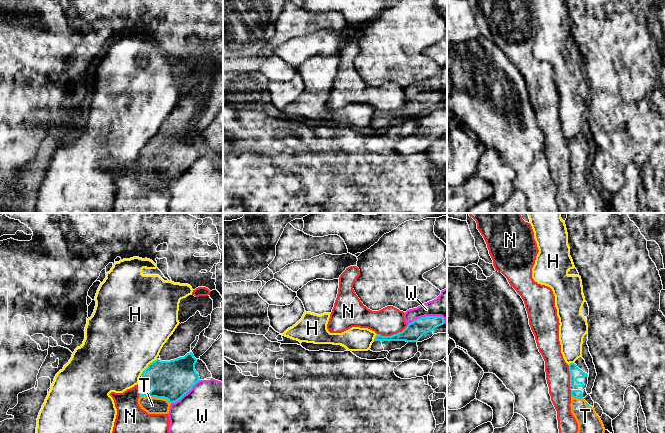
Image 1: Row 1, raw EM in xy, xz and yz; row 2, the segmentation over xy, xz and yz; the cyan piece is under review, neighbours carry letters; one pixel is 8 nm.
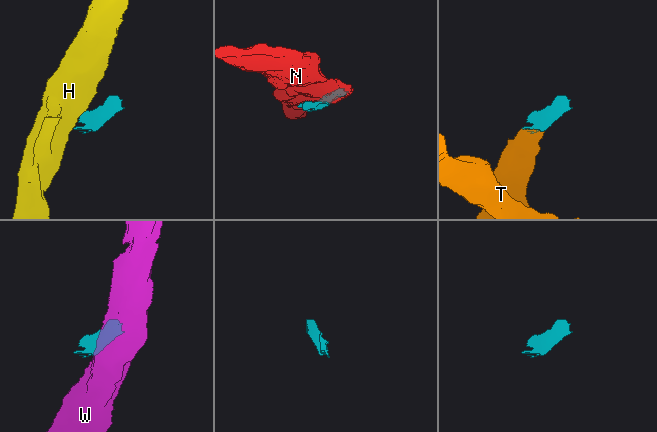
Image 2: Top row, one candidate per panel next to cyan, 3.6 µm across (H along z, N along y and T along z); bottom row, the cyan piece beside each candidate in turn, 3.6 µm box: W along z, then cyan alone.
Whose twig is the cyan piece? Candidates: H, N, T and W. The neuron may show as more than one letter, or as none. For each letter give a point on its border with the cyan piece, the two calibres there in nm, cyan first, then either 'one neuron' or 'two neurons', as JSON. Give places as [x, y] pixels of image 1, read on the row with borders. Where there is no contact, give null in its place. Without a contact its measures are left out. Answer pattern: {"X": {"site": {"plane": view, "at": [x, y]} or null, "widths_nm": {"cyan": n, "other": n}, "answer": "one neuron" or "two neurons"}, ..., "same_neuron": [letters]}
{"H": {"site": {"plane": "xy", "at": [148, 366]}, "widths_nm": {"cyan": 320, "other": 480}, "answer": "two neurons"}, "N": {"site": {"plane": "xz", "at": [393, 334]}, "widths_nm": {"cyan": 150, "other": 220}, "answer": "two neurons"}, "T": {"site": {"plane": "xy", "at": [155, 396]}, "widths_nm": {"cyan": 320, "other": 140}, "answer": "one neuron"}, "W": {"site": {"plane": "xz", "at": [426, 316]}, "widths_nm": {"cyan": 150, "other": 190}, "answer": "two neurons"}, "same_neuron": ["T"]}

